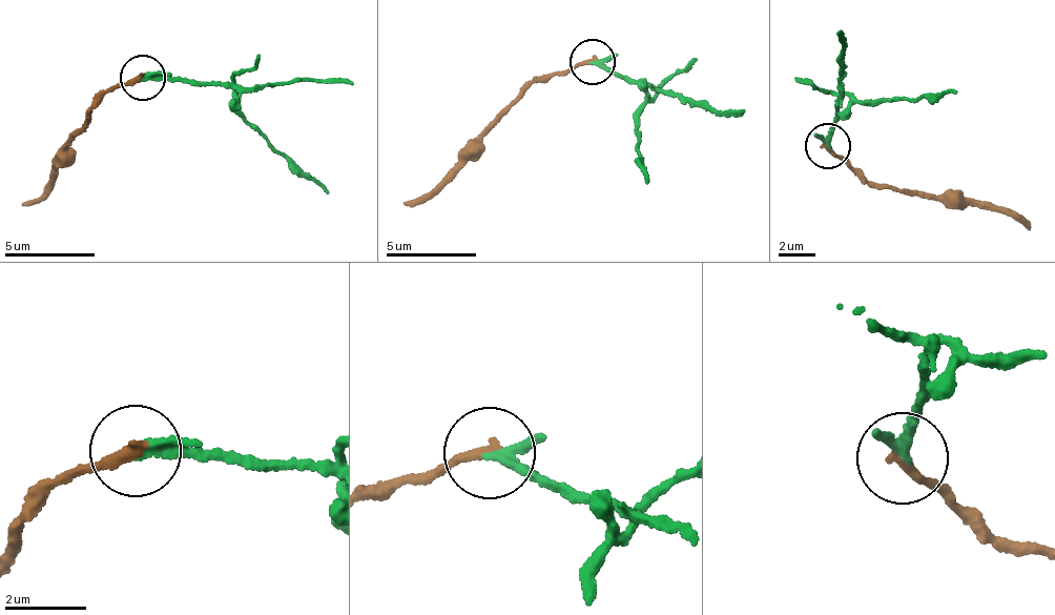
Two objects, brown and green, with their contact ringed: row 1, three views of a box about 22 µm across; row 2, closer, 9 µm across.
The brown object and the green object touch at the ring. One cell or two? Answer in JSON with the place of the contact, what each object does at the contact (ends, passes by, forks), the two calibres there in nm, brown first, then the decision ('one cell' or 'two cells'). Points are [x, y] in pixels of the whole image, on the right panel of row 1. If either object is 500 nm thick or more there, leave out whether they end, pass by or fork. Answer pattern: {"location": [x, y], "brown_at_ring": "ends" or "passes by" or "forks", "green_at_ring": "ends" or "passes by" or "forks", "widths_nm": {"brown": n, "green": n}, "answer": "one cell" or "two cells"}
{"location": [827, 146], "brown_at_ring": "ends", "green_at_ring": "passes by", "widths_nm": {"brown": 280, "green": 200}, "answer": "two cells"}

